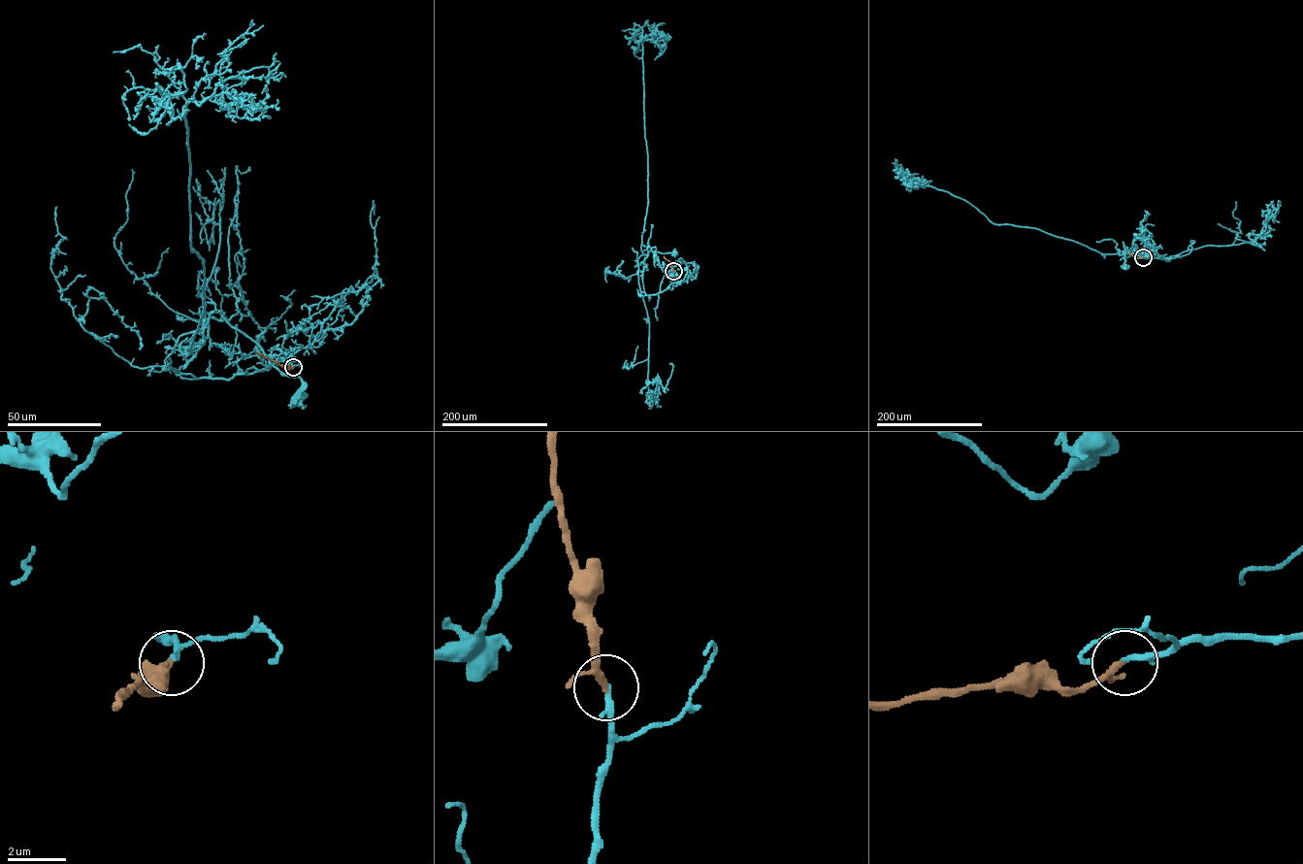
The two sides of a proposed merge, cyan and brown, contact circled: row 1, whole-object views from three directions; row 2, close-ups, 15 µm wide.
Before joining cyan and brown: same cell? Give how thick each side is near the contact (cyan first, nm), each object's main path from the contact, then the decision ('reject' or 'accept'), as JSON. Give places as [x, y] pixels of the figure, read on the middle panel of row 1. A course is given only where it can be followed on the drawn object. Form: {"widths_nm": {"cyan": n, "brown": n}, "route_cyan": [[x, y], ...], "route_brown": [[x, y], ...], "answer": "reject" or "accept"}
{"widths_nm": {"cyan": 220, "brown": 180}, "route_cyan": [[673, 271], [672, 282], [662, 292], [648, 295], [640, 291], [640, 256], [651, 250], [674, 253]], "route_brown": [[673, 271], [664, 256]], "answer": "accept"}

